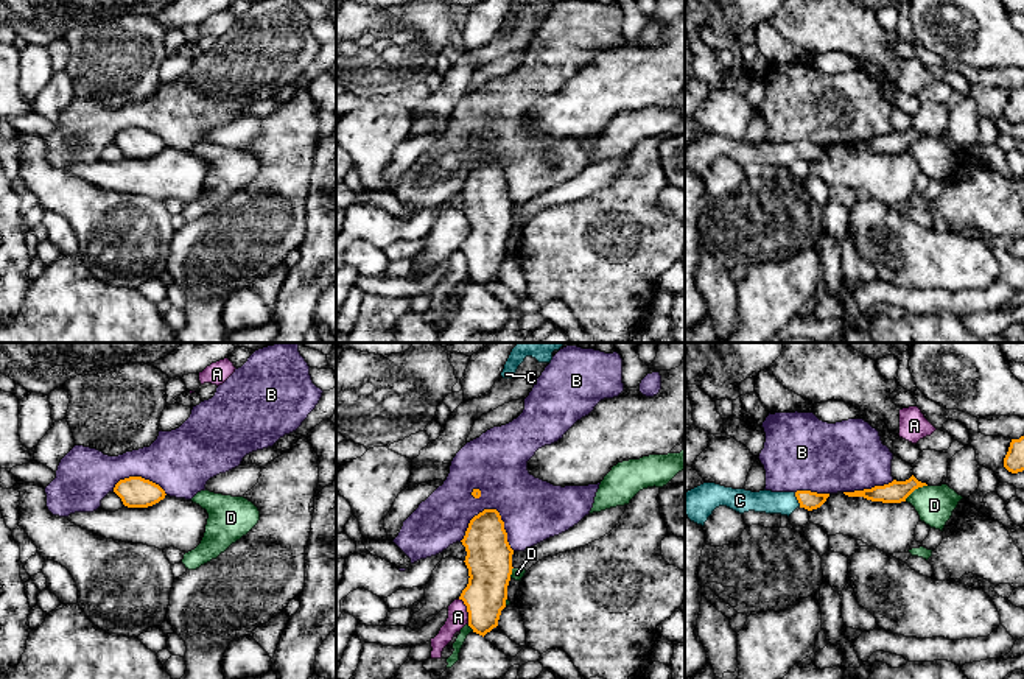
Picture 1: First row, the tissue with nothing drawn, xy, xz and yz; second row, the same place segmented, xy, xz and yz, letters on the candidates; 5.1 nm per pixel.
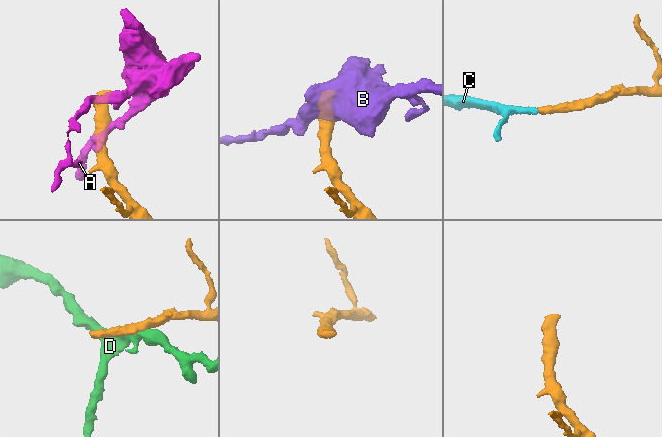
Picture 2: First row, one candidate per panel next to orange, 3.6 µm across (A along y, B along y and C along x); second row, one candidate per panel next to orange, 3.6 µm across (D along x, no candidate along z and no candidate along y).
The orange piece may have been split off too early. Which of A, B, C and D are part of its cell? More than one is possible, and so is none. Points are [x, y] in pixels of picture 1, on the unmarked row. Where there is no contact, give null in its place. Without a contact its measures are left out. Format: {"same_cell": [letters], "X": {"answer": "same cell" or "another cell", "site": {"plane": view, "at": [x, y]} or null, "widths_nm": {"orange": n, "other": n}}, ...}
{"same_cell": ["C"], "A": {"answer": "another cell", "site": {"plane": "xz", "at": [467, 262]}, "widths_nm": {"orange": 220, "other": 110}}, "B": {"answer": "another cell", "site": {"plane": "xz", "at": [494, 161]}, "widths_nm": {"orange": 240, "other": 320}}, "C": {"answer": "same cell", "site": {"plane": "yz", "at": [797, 150]}, "widths_nm": {"orange": 100, "other": 120}}, "D": {"answer": "another cell", "site": {"plane": "yz", "at": [915, 139]}, "widths_nm": {"orange": 110, "other": 190}}}

